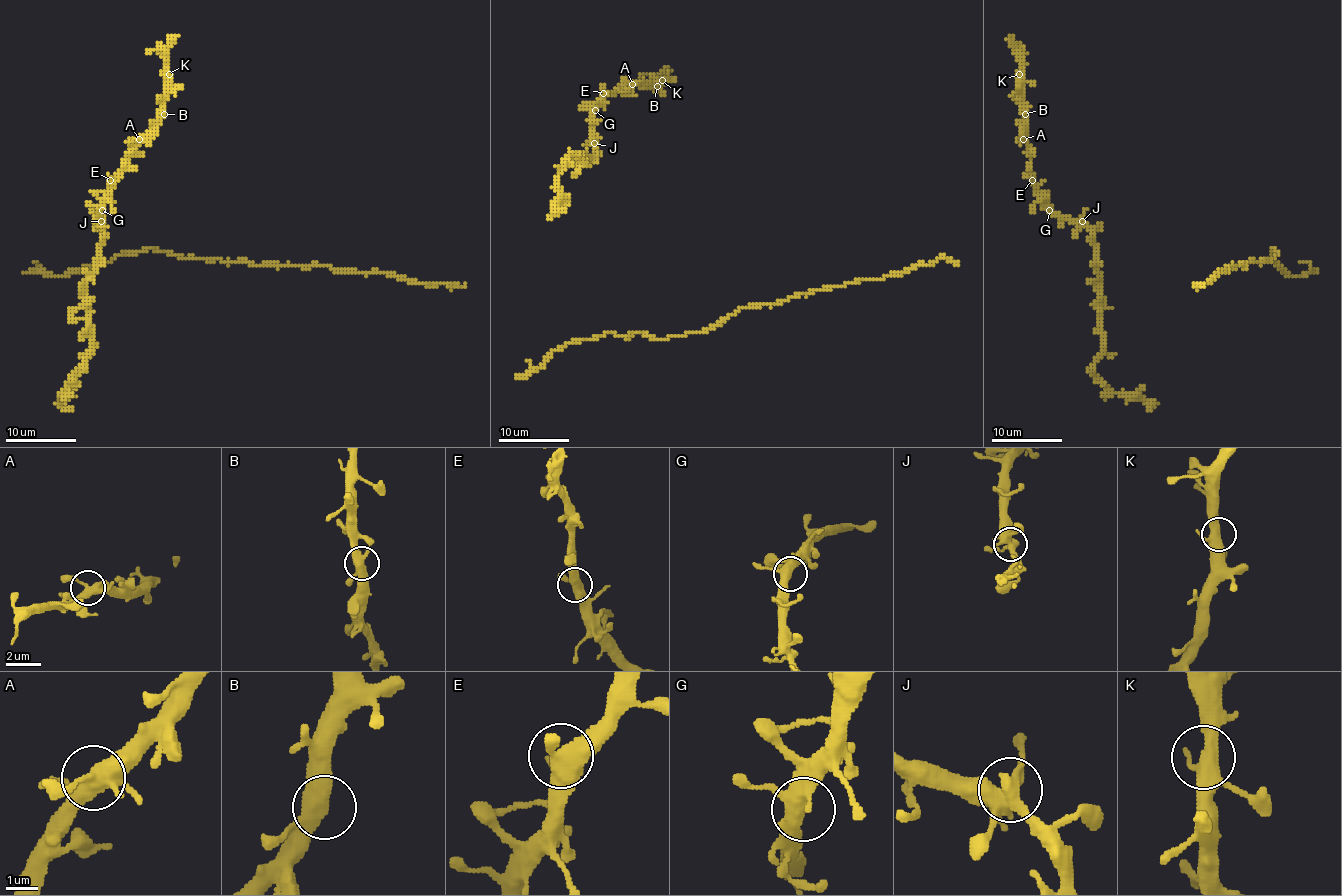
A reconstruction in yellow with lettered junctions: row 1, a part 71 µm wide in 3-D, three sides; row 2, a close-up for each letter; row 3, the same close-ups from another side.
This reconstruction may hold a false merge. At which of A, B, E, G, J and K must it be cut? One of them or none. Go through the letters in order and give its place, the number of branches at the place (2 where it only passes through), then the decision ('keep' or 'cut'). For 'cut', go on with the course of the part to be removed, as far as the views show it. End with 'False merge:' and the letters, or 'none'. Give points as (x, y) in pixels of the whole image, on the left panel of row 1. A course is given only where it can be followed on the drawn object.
A: (139, 139) | 5 | keep
B: (164, 114) | 2 | keep
E: (110, 180) | 3 | keep
G: (102, 210) | 4 | keep
J: (101, 221) | 5 | keep
K: (169, 74) | 4 | keep
False merge: none

